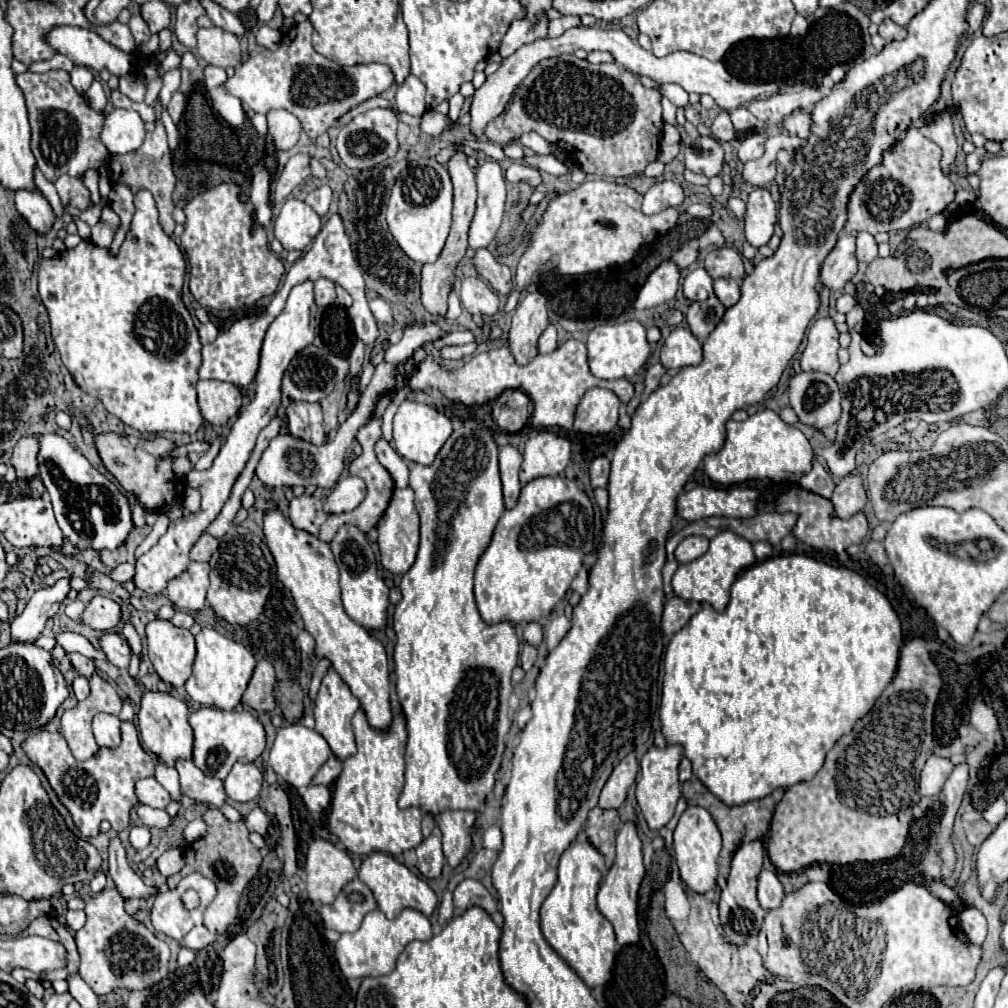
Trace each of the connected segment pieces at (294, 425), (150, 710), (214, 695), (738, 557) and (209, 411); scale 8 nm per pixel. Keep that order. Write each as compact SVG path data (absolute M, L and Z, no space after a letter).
M291 401L285 407L285 415L287 415L287 433L291 437L309 441L313 445L325 443L323 409L319 403Z
M145 691L141 697L141 707L137 713L137 729L147 751L155 753L167 765L175 765L177 759L191 759L193 749L193 729L187 721L187 703L169 695L167 691Z
M203 627L201 633L195 637L195 641L197 641L197 657L193 665L193 675L185 683L189 697L207 707L217 707L223 711L237 709L241 705L241 697L249 685L253 669L257 665L253 653L245 649L241 643L227 639L225 635L209 627Z
M721 531L721 535L715 535L709 543L709 551L691 561L679 565L677 573L673 575L673 593L687 601L697 603L711 603L713 609L723 611L729 603L729 587L737 579L739 571L751 567L755 563L753 547L747 539L741 539L739 535L733 535L731 531Z
M199 381L199 409L207 423L213 427L225 425L241 411L241 393L235 385L223 381Z

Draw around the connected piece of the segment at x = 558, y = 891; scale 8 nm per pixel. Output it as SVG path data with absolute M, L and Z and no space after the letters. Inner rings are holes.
M577 841L563 851L559 859L559 879L541 907L541 931L547 943L591 989L601 987L611 979L617 945L613 925L595 905L595 895L603 879L601 871L605 871L603 855L589 841Z

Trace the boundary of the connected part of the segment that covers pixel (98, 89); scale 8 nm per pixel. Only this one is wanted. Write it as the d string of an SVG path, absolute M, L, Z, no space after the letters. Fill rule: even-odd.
M93 81L93 85L91 85L89 91L85 93L85 99L89 101L89 105L91 105L95 111L103 111L103 107L105 107L105 103L107 103L103 85L101 85L99 81Z

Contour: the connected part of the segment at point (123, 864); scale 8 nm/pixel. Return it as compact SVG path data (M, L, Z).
M113 837L109 841L109 875L115 881L117 891L121 891L121 895L125 899L155 895L157 893L157 887L145 885L143 879L133 871L133 867L127 861L123 841L119 837Z

